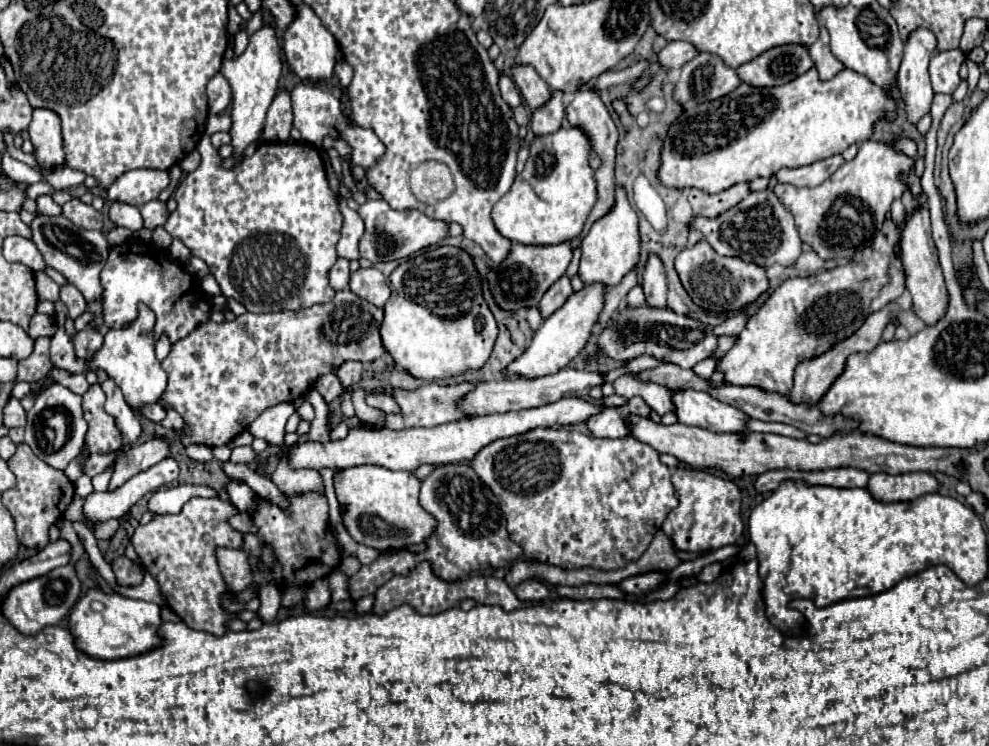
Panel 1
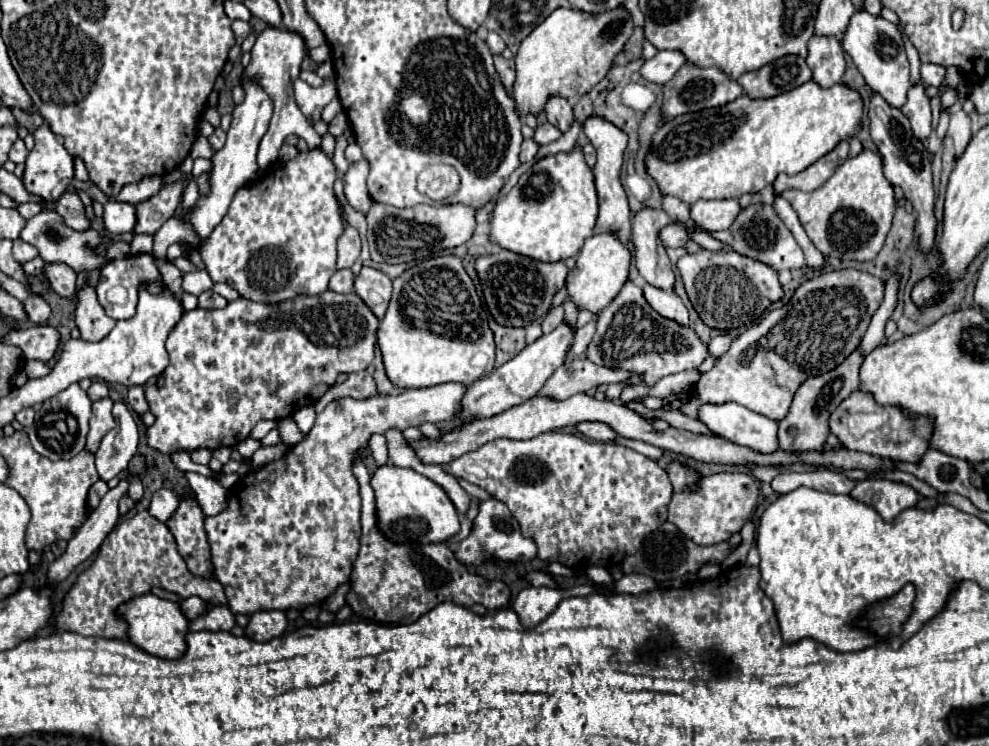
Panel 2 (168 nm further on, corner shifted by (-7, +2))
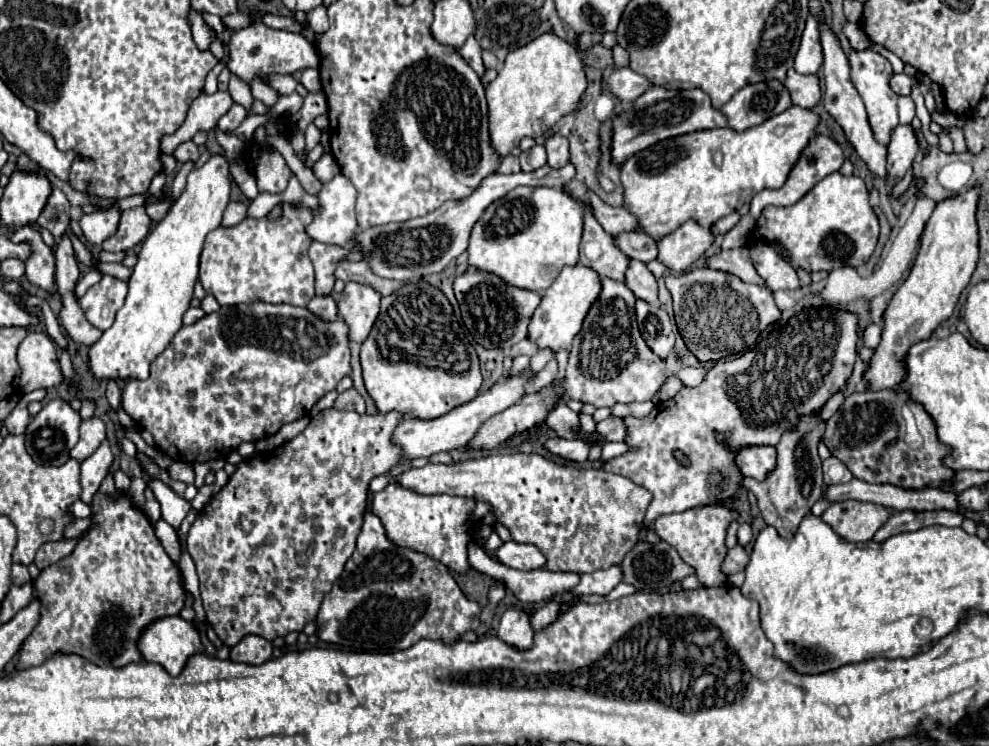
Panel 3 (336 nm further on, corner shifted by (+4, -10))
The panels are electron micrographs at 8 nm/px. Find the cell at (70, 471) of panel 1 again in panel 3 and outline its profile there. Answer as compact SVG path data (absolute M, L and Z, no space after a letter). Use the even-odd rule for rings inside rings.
M92 417L92 419L88 419L88 421L82 421L80 441L78 441L76 447L70 451L70 457L82 463L86 457L90 457L90 455L100 447L100 443L102 443L104 439L106 439L104 423L102 423L98 417Z

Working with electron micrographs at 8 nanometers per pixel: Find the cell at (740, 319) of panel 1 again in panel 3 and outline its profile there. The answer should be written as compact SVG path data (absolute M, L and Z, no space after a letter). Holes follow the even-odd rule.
M686 367L686 369L680 369L676 373L676 377L682 381L684 387L698 387L702 383L702 379L704 379L704 373L706 373L704 367L698 367L698 369Z

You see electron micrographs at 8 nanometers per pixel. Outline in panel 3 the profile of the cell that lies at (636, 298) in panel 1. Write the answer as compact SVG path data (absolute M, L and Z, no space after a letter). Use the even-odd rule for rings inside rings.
M642 299L636 301L636 321L646 345L652 349L654 355L666 359L674 347L674 333L670 317L664 309L650 305Z

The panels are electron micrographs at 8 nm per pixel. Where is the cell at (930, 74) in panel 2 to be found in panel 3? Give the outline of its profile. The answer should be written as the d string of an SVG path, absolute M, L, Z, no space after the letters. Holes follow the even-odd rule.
M894 75L892 79L890 79L890 87L898 93L898 95L910 95L910 91L912 91L912 79L908 77L908 75Z

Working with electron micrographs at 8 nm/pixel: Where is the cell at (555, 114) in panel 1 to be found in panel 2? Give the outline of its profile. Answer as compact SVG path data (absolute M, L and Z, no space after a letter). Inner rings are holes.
M543 123L543 125L539 125L539 127L535 129L535 137L533 137L533 139L535 139L539 145L547 145L547 143L559 139L559 137L561 137L561 131L559 131L555 125Z

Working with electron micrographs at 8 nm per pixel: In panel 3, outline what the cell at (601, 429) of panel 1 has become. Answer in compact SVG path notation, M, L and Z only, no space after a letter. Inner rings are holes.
M562 437L548 439L544 443L544 447L550 453L554 453L554 455L566 459L566 461L574 461L574 463L584 463L588 459L588 451L590 451L590 447L586 447L582 441L578 441L578 439L562 439Z

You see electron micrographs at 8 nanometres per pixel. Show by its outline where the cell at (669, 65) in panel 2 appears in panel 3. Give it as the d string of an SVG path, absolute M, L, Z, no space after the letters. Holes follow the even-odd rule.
M628 67L614 69L606 83L608 83L608 91L610 91L620 103L634 101L636 97L640 97L640 95L650 87L650 83L646 81L646 77L634 73L634 71L628 69Z

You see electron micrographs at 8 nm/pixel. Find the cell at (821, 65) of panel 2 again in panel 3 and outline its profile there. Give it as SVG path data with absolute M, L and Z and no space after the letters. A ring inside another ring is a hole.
M788 69L784 87L790 91L792 105L798 105L802 109L812 109L820 101L820 97L822 97L818 77L816 75L804 77L804 75L796 73L794 69Z

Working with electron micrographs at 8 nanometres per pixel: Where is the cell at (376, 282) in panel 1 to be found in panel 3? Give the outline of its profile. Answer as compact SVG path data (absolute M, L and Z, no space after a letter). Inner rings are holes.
M346 283L338 301L338 317L348 325L350 341L362 343L368 337L380 313L380 299L382 295L368 285Z

